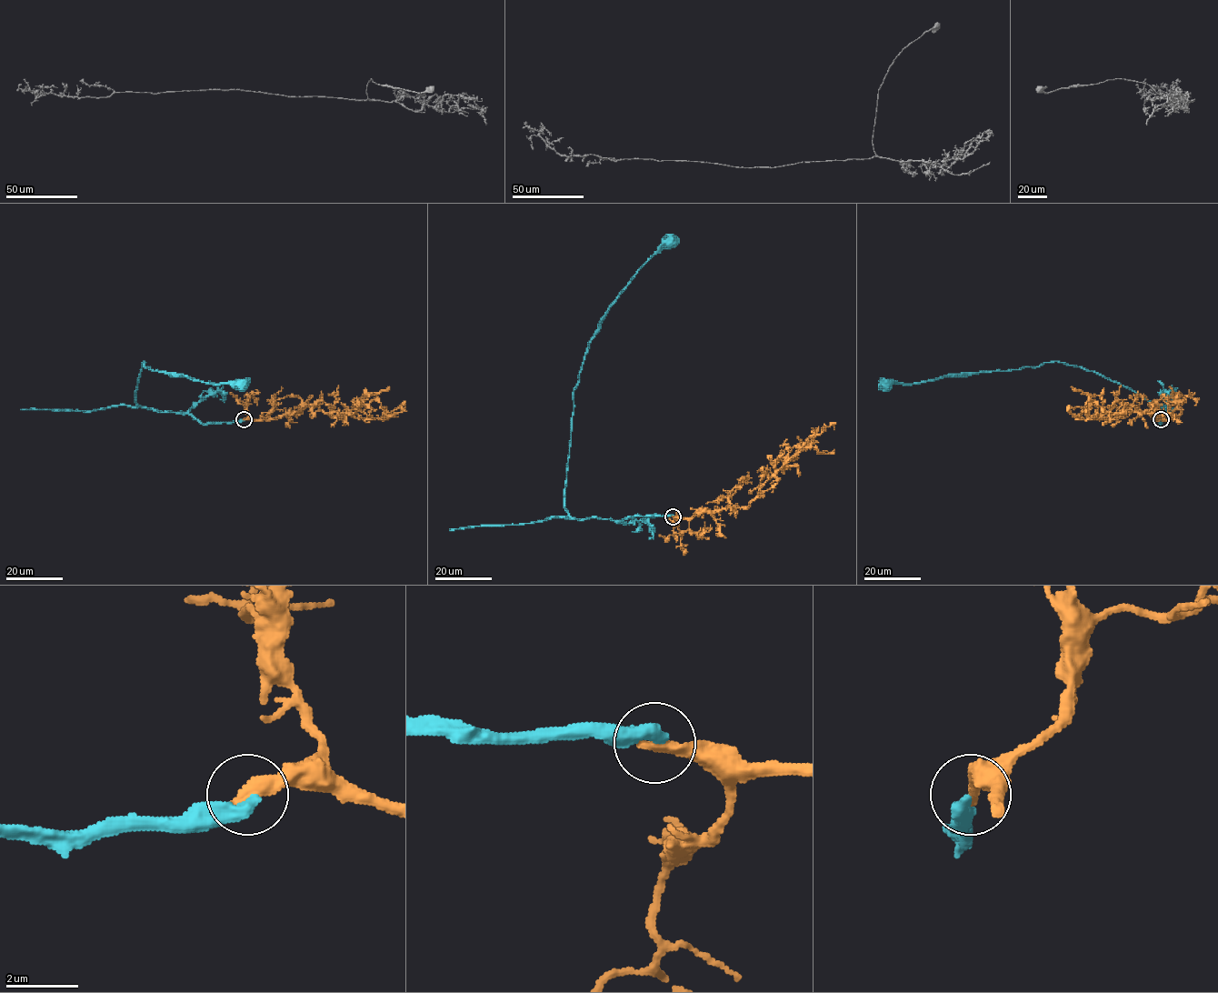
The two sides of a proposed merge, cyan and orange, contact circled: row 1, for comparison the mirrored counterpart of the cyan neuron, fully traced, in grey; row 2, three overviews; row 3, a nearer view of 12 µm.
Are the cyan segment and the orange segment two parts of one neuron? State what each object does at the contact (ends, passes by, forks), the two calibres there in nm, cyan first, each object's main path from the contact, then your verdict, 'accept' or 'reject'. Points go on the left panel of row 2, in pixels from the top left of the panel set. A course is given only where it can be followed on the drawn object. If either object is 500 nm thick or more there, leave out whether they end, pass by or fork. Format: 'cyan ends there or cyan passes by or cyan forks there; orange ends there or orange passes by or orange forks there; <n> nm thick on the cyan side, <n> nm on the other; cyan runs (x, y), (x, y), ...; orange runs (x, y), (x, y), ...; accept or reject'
cyan ends there; orange ends there; 460 nm thick on the cyan side, 400 nm on the other; cyan runs (244, 419), (200, 423), (190, 414), (144, 408), (134, 402), (144, 361), (144, 367), (163, 373), (243, 385); orange runs (244, 419), (273, 419), (317, 406), (324, 412), (384, 419), (404, 409); accept

